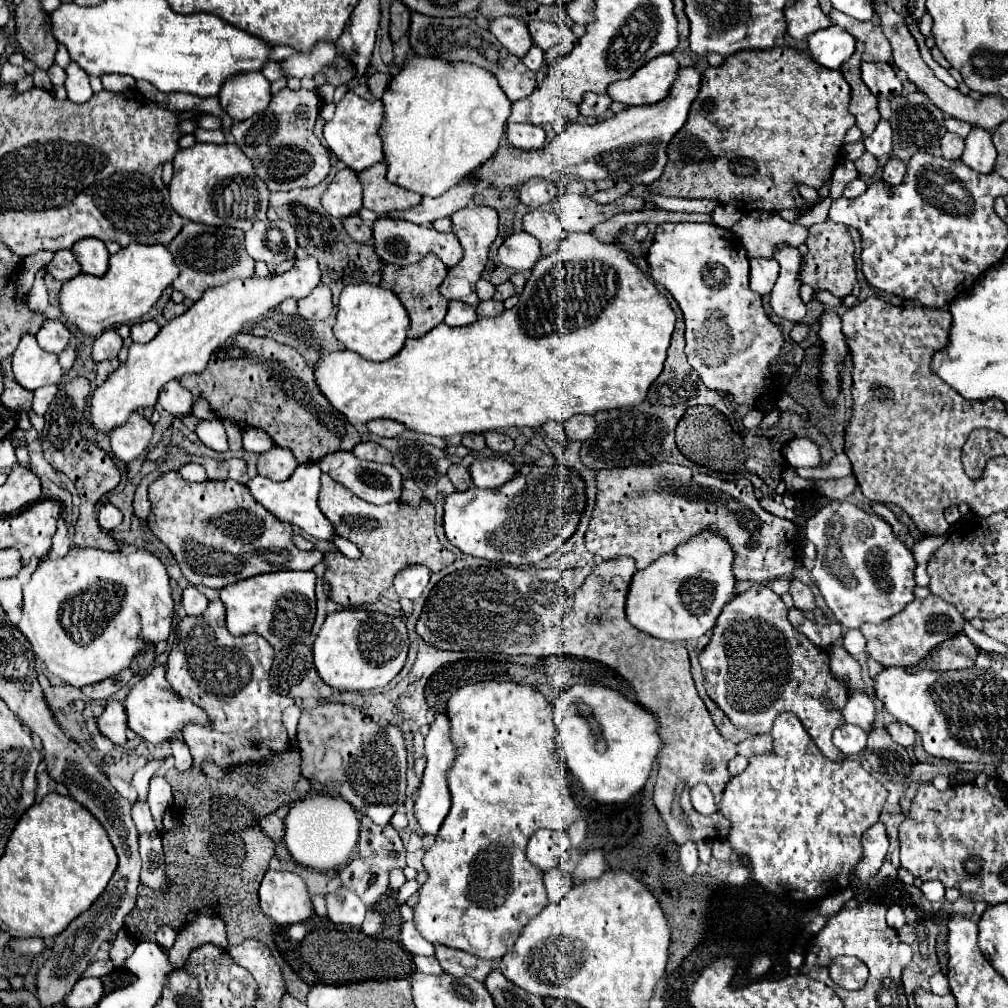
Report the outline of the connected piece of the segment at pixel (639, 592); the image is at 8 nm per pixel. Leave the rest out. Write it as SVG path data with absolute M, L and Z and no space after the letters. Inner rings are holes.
M712 529L690 537L674 553L662 555L646 569L634 573L626 601L628 621L640 631L664 641L690 641L706 635L716 625L724 605L734 597L734 557L732 545Z

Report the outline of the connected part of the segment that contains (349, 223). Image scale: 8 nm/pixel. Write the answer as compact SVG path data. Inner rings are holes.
M352 215L352 217L344 217L342 219L342 225L346 229L346 233L358 241L358 243L364 243L364 241L370 241L372 239L372 227L368 223L364 223L358 215Z

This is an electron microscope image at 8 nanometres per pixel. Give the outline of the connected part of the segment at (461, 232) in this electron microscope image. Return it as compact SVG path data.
M470 205L468 209L460 209L456 211L452 217L454 223L454 235L460 239L462 249L464 249L464 257L460 259L458 265L452 267L448 271L448 277L444 279L444 283L440 285L440 291L446 293L446 299L458 299L472 307L480 303L475 291L475 284L480 279L480 273L488 261L488 249L492 245L492 241L498 235L498 213L492 207L486 205Z

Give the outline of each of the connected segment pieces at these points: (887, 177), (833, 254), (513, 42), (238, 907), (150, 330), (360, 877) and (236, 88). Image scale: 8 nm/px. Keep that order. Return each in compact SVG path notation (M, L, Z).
M892 157L884 167L882 167L882 179L890 185L900 185L902 177L904 177L904 171L906 171L906 163Z
M832 221L812 225L806 245L808 245L808 255L804 255L802 259L800 281L804 285L810 285L814 293L830 291L836 297L850 295L856 283L856 263L854 263L854 243L848 229Z
M500 17L492 21L488 29L516 57L524 57L532 47L532 39L524 21L516 21L514 17Z
M296 747L276 753L264 763L228 767L226 773L226 779L212 779L198 767L188 769L188 773L172 769L172 815L176 825L172 831L160 835L172 887L166 893L138 887L138 901L132 913L128 913L124 929L138 941L154 941L154 933L162 925L182 925L182 907L184 913L198 911L204 915L220 915L232 925L232 943L228 945L232 947L246 939L264 943L280 965L287 993L304 1001L310 985L290 969L282 955L278 955L272 941L272 919L264 915L258 905L258 887L274 855L274 841L258 829L264 815L274 813L290 801L296 803L304 799L310 791L310 781L300 775L300 755Z
M144 321L144 323L138 323L138 325L132 325L132 339L136 341L136 343L148 343L148 341L152 341L156 335L158 335L158 331L160 331L160 327L158 327L158 323L156 321Z
M362 815L356 857L340 871L342 885L352 889L364 901L366 907L372 907L388 893L388 871L394 867L398 867L398 869L406 867L406 851L404 851L398 831L392 829L392 825L380 827L380 825L372 823L366 815Z
M262 73L232 77L228 85L222 85L218 95L222 109L226 109L226 113L236 121L262 113L268 107L270 97L270 81Z

